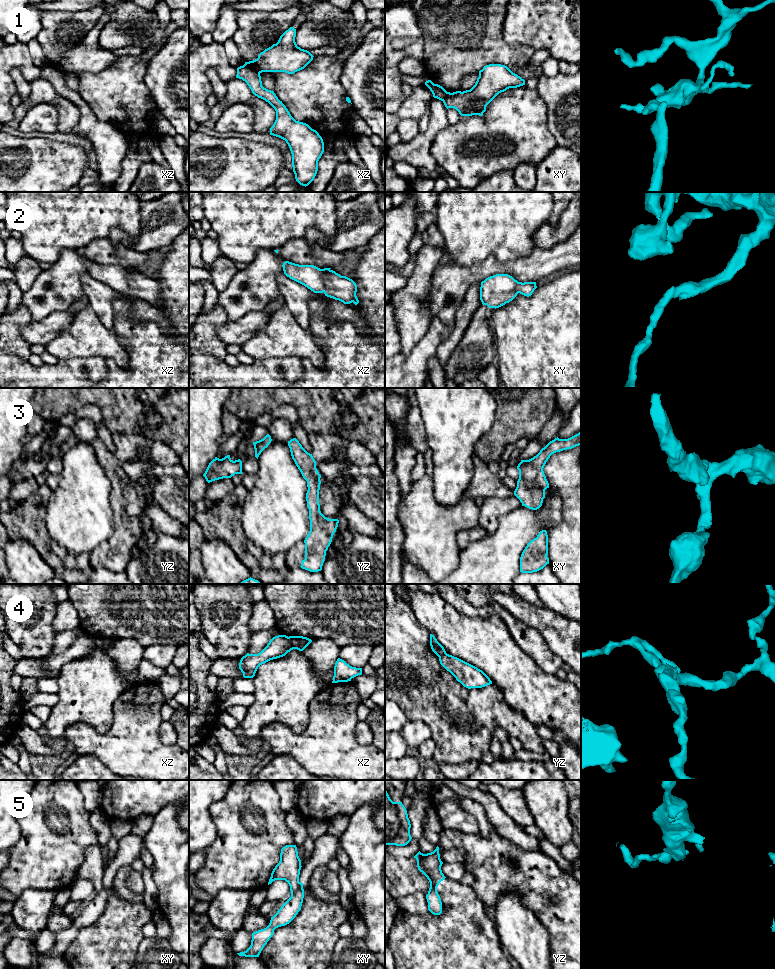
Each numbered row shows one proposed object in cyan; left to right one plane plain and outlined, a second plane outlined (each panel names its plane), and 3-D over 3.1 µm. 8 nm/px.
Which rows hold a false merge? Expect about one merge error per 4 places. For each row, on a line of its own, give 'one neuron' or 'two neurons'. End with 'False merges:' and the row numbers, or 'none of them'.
1: two neurons
2: one neuron
3: one neuron
4: two neurons
5: two neurons
False merges: 1, 4, 5

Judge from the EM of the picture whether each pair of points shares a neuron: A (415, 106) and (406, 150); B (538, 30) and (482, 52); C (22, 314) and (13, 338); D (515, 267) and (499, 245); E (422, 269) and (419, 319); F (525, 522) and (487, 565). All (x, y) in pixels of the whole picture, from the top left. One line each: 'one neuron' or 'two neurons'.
A: two neurons
B: two neurons
C: one neuron
D: two neurons
E: one neuron
F: one neuron

